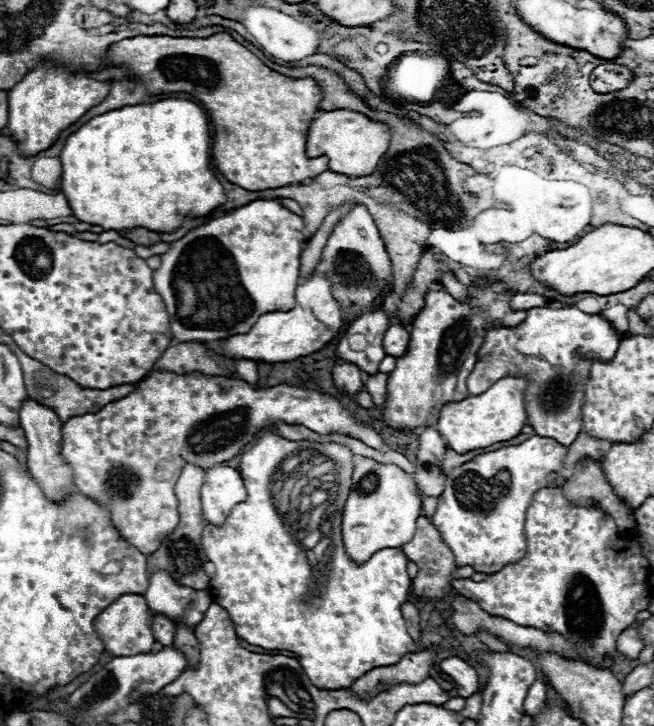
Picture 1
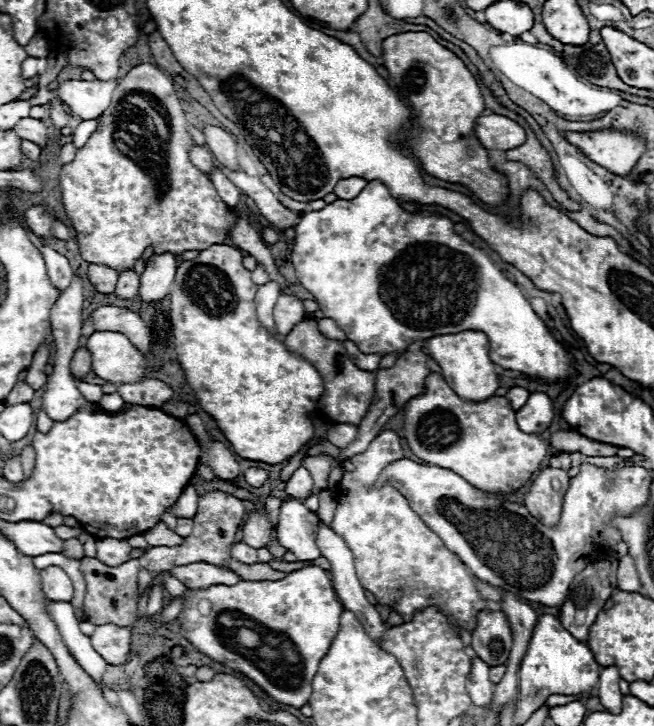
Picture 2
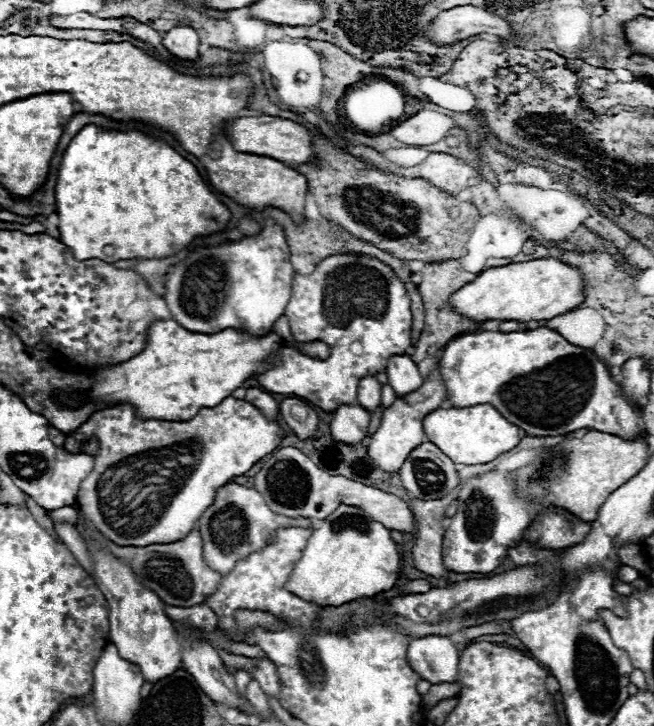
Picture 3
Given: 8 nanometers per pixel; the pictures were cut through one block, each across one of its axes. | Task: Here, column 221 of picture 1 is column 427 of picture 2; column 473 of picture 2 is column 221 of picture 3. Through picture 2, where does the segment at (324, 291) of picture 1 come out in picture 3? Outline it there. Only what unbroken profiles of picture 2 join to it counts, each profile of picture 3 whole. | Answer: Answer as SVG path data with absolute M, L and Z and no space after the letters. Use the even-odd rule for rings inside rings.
M158 320L148 330L148 344L146 348L116 366L106 366L100 370L100 382L90 390L90 398L102 400L106 404L134 404L138 408L138 414L142 418L156 418L156 420L190 420L200 408L204 406L216 406L226 396L230 396L236 388L240 388L250 376L260 374L260 370L268 370L268 366L276 364L272 356L282 346L282 336L278 336L274 330L264 336L254 336L244 330L228 328L216 334L200 334L184 330L176 320Z

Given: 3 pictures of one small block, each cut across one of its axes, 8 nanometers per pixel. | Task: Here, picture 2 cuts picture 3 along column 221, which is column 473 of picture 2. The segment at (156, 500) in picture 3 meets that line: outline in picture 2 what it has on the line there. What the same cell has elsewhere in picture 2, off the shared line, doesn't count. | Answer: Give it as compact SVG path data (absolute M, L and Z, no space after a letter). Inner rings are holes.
M430 374L424 384L424 392L414 396L404 406L404 436L412 452L432 466L444 466L484 490L484 494L512 494L522 488L532 474L540 468L548 454L548 442L540 434L526 434L516 426L514 410L504 396L492 396L484 402L462 400L442 378L442 374Z

